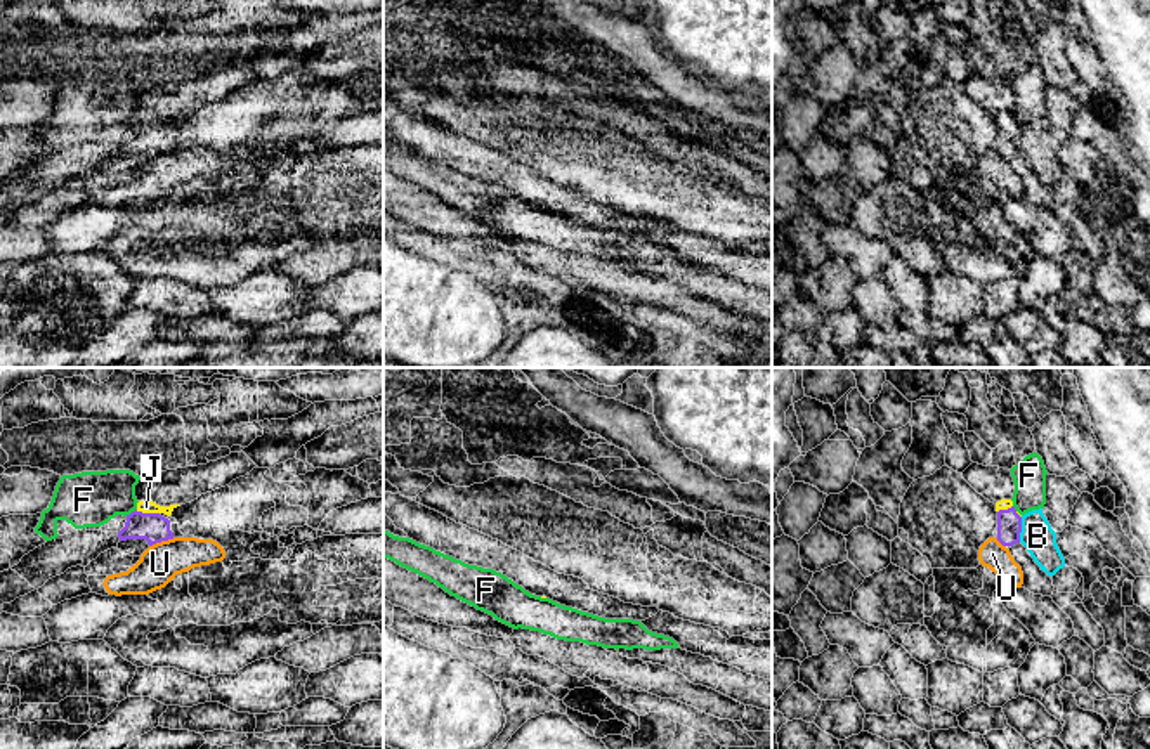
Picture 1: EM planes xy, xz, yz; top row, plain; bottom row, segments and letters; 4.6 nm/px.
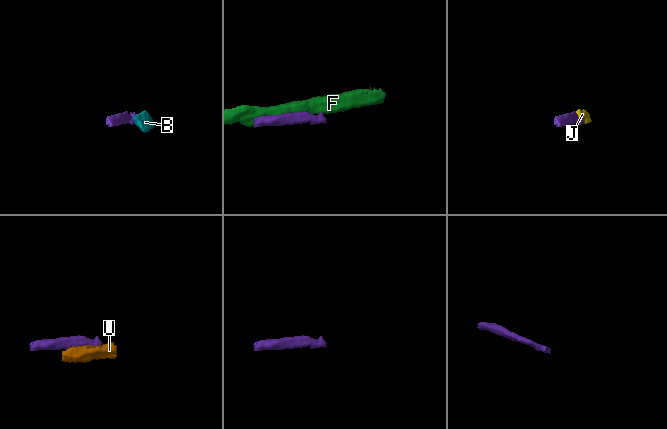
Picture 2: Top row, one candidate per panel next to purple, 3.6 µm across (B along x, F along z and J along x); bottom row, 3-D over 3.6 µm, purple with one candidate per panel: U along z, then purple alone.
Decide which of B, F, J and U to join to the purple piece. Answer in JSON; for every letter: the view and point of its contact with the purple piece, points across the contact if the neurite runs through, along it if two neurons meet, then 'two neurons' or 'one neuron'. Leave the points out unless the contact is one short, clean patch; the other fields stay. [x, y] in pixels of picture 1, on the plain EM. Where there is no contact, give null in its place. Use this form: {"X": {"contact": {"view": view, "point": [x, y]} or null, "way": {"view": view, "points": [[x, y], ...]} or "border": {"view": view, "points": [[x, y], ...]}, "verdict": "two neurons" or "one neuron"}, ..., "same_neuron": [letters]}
{"B": {"contact": {"view": "yz", "point": [1020, 141]}, "border": {"view": "yz", "points": [[1022, 129], [1019, 153]]}, "verdict": "two neurons"}, "F": {"contact": {"view": "xy", "point": [132, 123]}, "verdict": "two neurons"}, "J": {"contact": {"view": "xy", "point": [148, 125]}, "way": {"view": "xy", "points": [[153, 139], [148, 134], [148, 125], [146, 118]]}, "verdict": "one neuron"}, "U": {"contact": {"view": "xy", "point": [162, 151]}, "verdict": "two neurons"}, "same_neuron": ["J"]}

